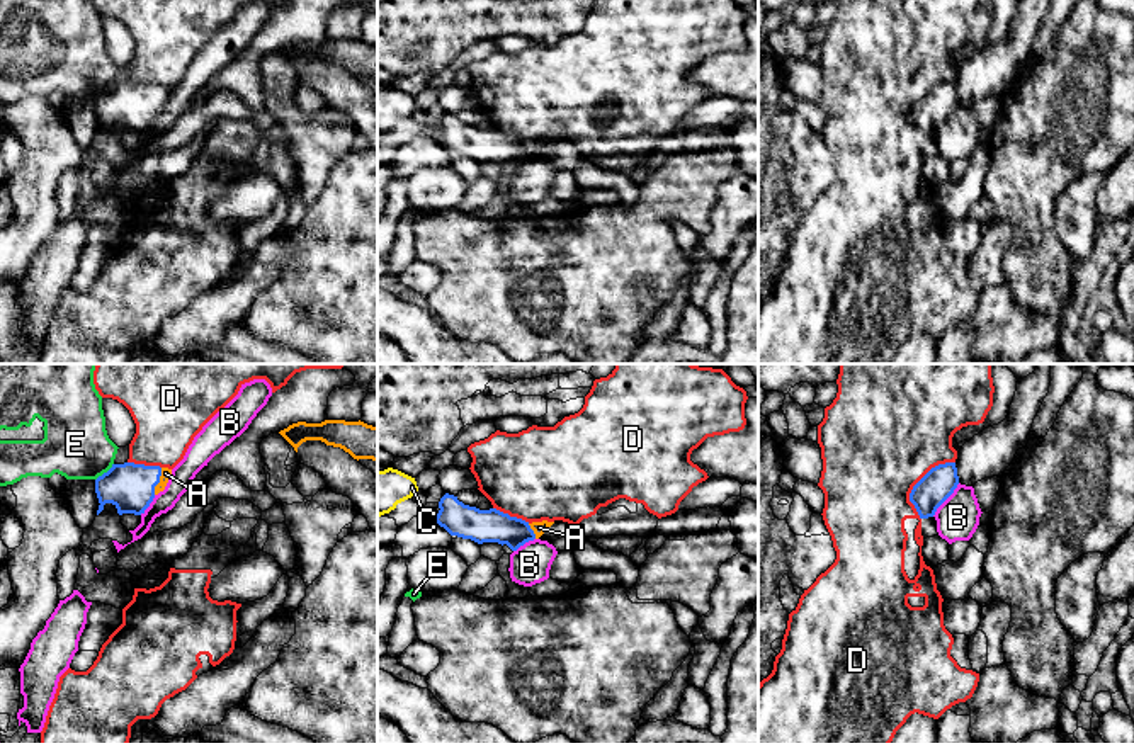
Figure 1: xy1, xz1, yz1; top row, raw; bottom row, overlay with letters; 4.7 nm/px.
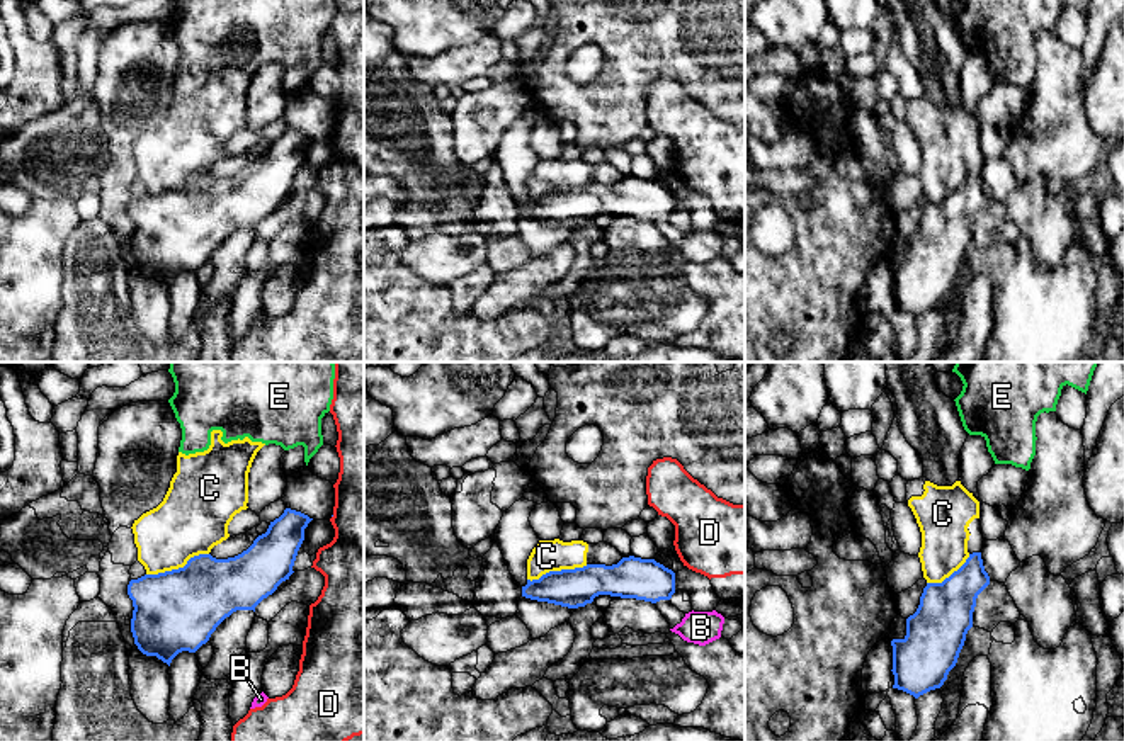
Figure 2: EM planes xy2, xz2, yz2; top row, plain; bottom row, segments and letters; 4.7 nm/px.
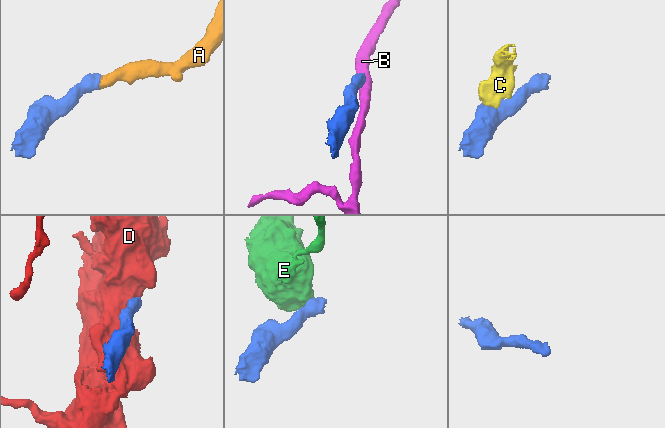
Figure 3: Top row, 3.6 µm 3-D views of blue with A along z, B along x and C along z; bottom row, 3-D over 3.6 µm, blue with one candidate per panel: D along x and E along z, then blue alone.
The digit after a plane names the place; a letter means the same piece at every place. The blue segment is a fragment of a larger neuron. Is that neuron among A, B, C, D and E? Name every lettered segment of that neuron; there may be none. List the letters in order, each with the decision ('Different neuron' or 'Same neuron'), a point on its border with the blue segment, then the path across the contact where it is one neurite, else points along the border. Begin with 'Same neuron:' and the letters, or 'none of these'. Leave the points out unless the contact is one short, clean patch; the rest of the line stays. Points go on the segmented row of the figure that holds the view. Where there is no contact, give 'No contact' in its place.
Same neuron: A
A: Same neuron. Touches blue at xy1 (158, 482). Path across: xy1 (130, 487), (143, 482), (158, 482), (165, 473)
B: Different neuron. Touches blue at yz1 (946, 499). Boundary: yz1 (959, 483), (932, 516)
C: Different neuron. Touches blue at xy2 (179, 568). Boundary: xy2 (208, 553), (193, 556), (182, 566), (147, 575)
D: Different neuron. Touches blue at yz1 (917, 483). Boundary: yz1 (954, 461), (935, 465), (913, 487), (910, 502), (920, 519)
E: Different neuron. Touches blue at xy1 (104, 473). Boundary: xy1 (113, 463), (96, 480)

